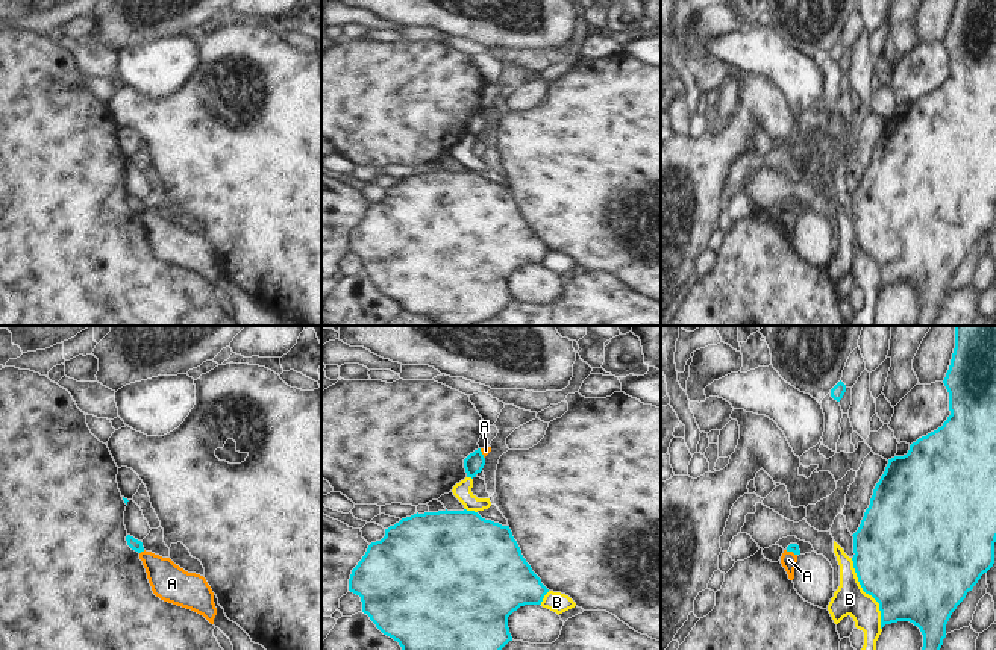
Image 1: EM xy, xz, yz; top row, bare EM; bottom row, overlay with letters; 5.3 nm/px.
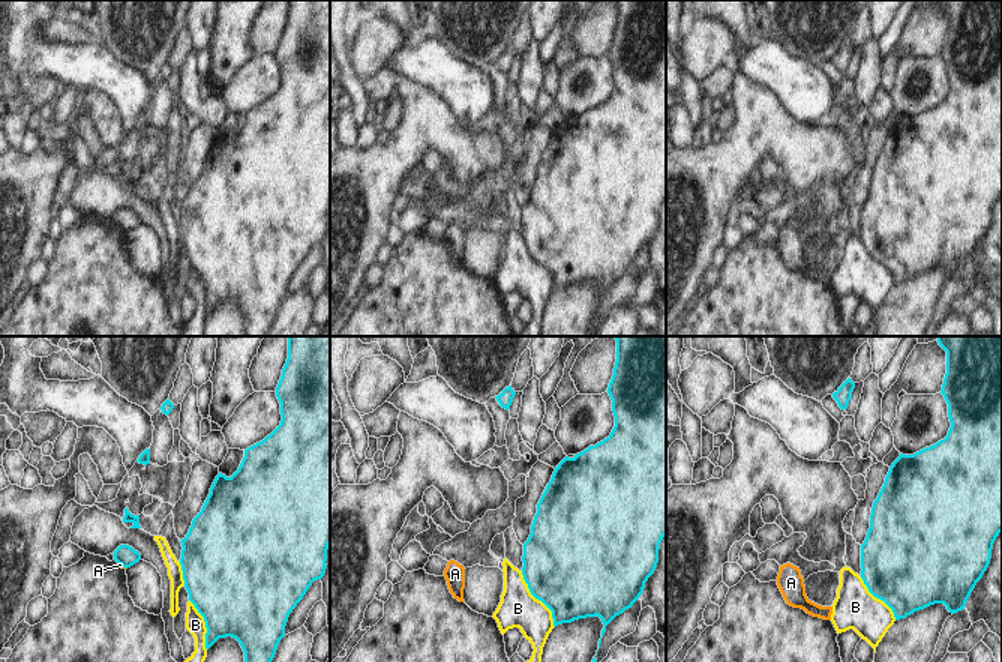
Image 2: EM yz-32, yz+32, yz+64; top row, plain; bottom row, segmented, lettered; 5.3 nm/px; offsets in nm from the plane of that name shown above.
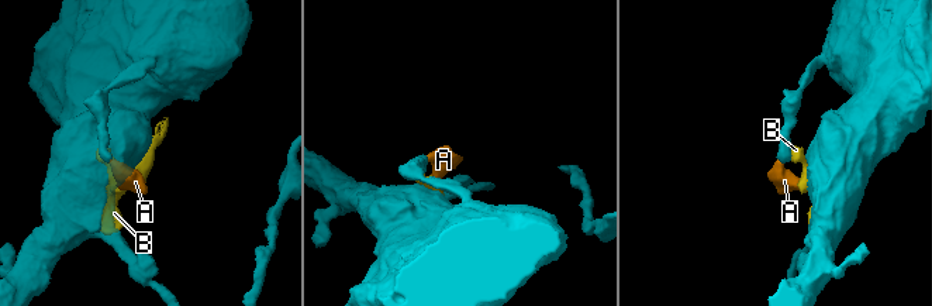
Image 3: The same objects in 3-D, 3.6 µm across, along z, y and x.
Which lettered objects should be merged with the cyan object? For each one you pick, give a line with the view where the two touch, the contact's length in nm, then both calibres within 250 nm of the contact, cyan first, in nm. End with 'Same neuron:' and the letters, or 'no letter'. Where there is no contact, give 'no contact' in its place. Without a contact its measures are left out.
Same neuron: no letter

